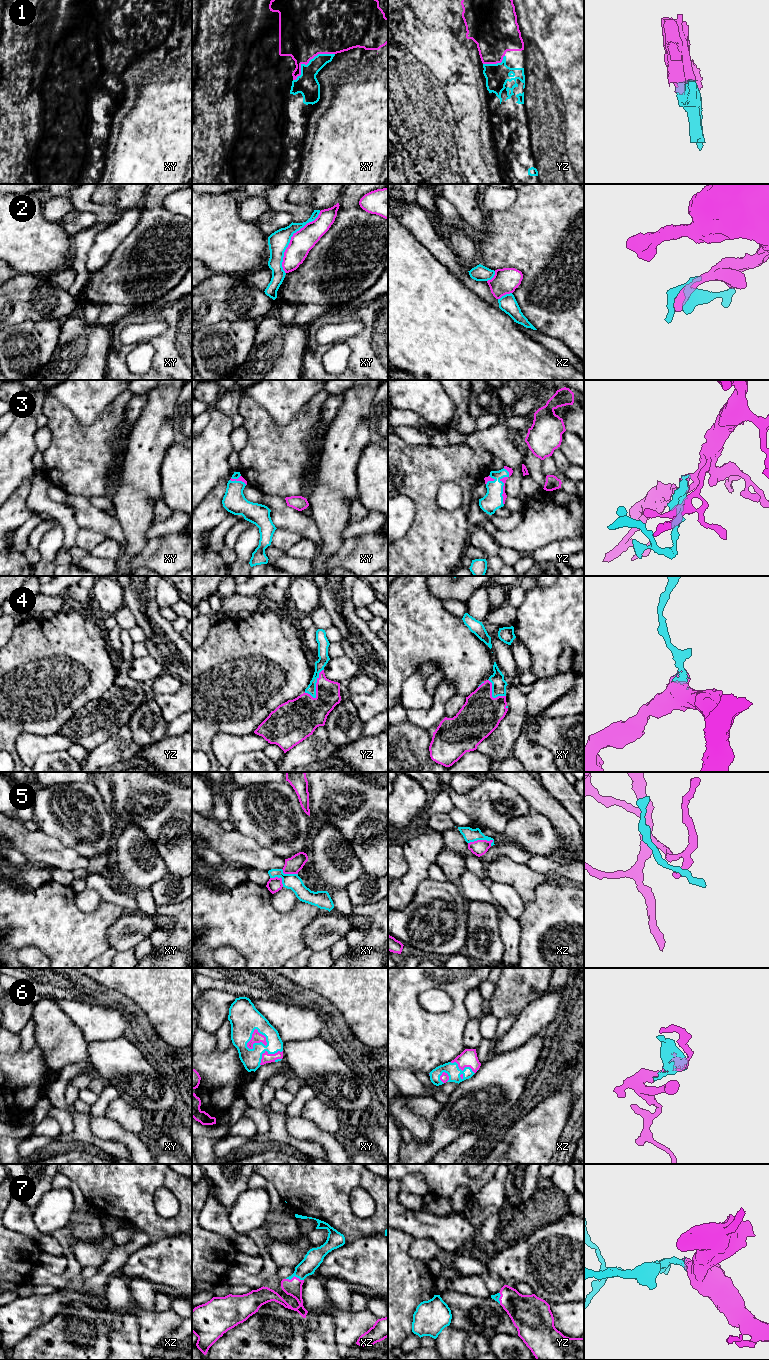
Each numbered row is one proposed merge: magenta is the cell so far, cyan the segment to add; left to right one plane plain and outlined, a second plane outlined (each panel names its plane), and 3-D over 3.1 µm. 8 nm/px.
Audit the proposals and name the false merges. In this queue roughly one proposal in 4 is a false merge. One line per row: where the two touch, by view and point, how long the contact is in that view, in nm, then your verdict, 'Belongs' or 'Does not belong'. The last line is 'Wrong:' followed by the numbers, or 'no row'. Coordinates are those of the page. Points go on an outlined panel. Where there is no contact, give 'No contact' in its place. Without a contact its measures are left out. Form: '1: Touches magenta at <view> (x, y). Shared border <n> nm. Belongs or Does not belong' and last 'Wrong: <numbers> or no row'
1: Touches magenta at xy (309, 60). Shared border 400 nm. Belongs
2: Touches magenta at xy (291, 239). Shared border 600 nm. Does not belong
3: Touches magenta at yz (504, 485). Shared border 300 nm. Belongs
4: Touches magenta at yz (316, 684). Shared border 260 nm. Belongs
5: Touches magenta at xz (480, 840). Shared border 200 nm. Does not belong
6: Touches magenta at xy (258, 1042). Shared border 190 nm. Belongs
7: Touches magenta at xz (294, 1276). Shared border 140 nm. Belongs
Wrong: 2, 5

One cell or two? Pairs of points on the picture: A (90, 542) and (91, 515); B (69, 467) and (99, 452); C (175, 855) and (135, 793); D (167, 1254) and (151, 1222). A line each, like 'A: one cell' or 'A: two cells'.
A: two cells
B: one cell
C: one cell
D: two cells

